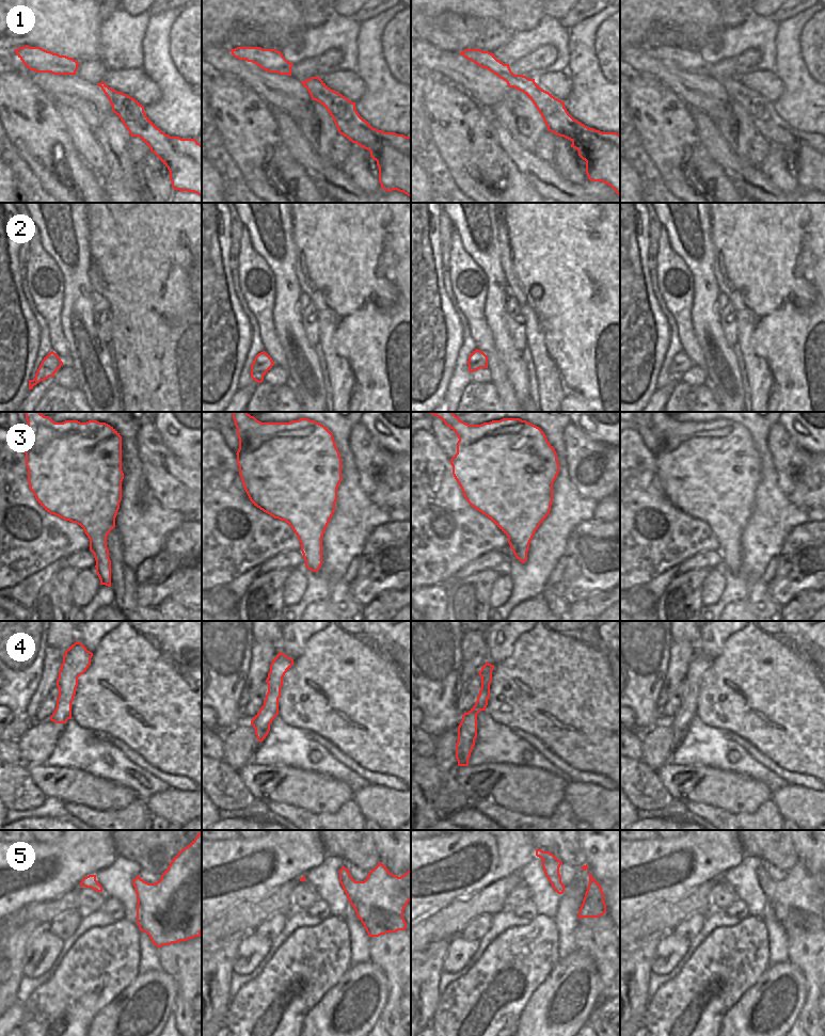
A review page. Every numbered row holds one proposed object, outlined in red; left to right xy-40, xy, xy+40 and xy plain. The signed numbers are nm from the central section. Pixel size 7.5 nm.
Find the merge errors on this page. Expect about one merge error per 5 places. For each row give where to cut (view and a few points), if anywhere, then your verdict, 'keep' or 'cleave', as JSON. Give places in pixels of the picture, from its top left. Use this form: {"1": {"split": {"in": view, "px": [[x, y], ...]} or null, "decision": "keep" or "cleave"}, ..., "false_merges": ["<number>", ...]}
{"1": {"split": null, "decision": "keep"}, "2": {"split": null, "decision": "keep"}, "3": {"split": null, "decision": "keep"}, "4": {"split": null, "decision": "keep"}, "5": {"split": null, "decision": "keep"}, "false_merges": []}

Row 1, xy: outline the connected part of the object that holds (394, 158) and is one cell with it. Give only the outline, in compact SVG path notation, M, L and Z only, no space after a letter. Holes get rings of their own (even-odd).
M312 77L301 83L308 91L312 99L320 102L328 110L340 134L370 152L370 157L377 161L379 168L381 188L388 192L397 190L411 197L411 137L372 128L360 116L355 110L355 102L331 90L319 77Z

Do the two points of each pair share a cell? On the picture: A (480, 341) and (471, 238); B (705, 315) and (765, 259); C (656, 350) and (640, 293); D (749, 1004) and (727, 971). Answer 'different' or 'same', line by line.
A: different
B: different
C: same
D: different

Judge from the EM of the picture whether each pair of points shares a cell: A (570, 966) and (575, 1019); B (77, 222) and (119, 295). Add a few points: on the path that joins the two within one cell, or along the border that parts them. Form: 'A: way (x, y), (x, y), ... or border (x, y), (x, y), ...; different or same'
A: way (571, 978), (571, 1006); same
B: border (86, 218), (88, 249), (90, 252), (89, 268); different

